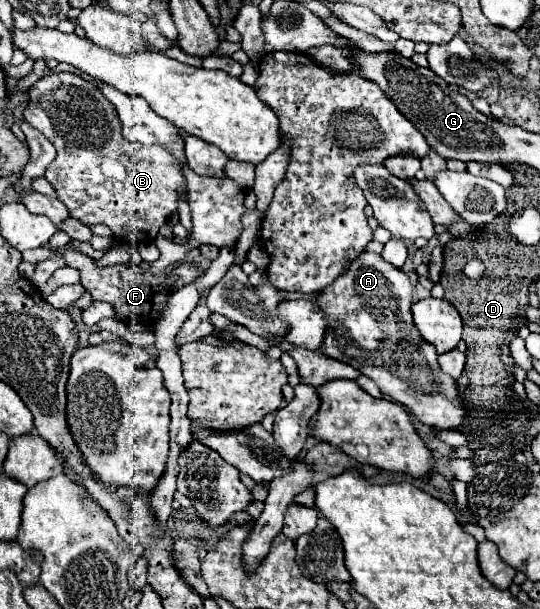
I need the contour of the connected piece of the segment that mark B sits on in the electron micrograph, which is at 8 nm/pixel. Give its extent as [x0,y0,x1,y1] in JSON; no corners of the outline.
[24,73,186,243]

